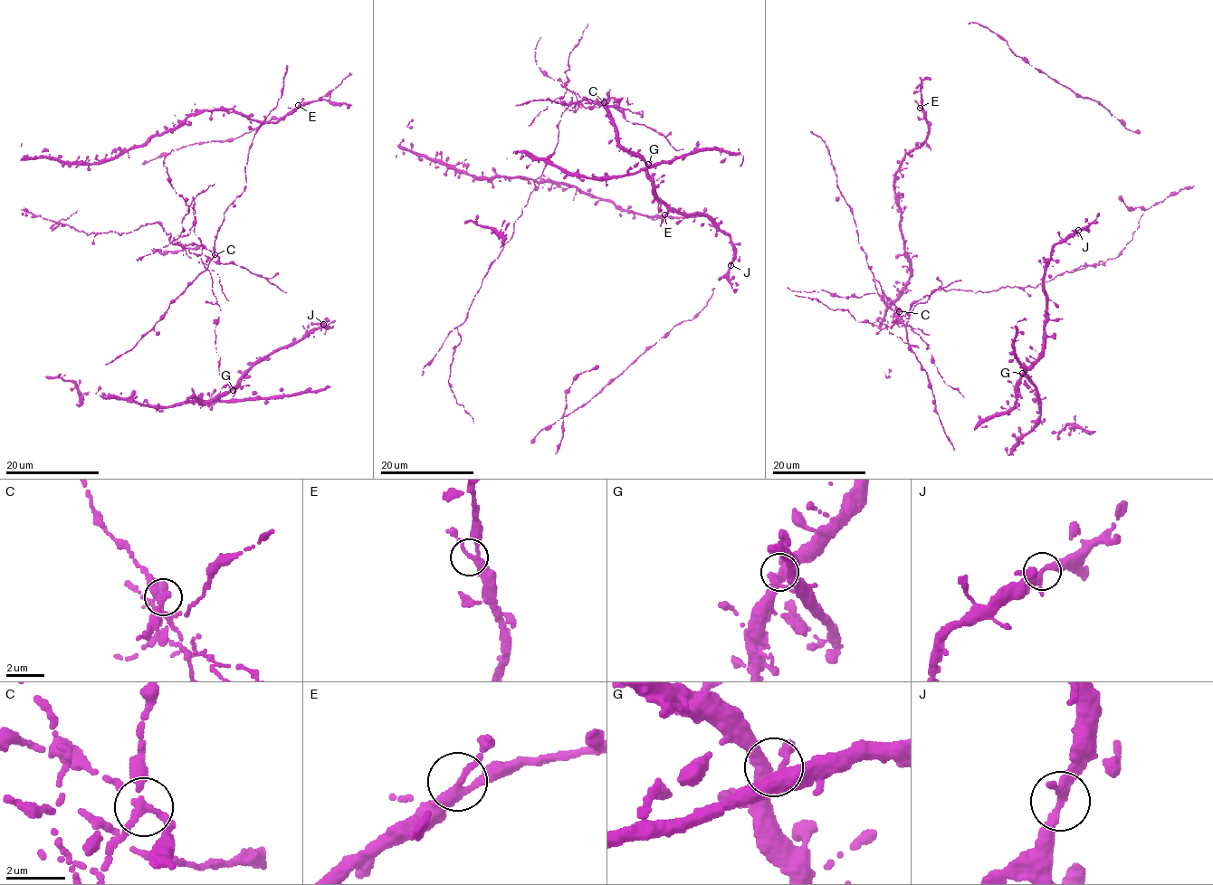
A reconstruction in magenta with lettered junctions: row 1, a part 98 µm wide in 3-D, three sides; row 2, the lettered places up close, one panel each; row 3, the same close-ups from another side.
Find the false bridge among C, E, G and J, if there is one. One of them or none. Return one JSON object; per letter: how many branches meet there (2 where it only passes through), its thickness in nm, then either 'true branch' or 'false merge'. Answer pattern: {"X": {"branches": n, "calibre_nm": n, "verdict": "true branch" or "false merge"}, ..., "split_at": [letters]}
{"C": {"branches": 3, "calibre_nm": 280, "verdict": "false merge"}, "E": {"branches": 3, "calibre_nm": 240, "verdict": "true branch"}, "G": {"branches": 3, "calibre_nm": 320, "verdict": "true branch"}, "J": {"branches": 3, "calibre_nm": 260, "verdict": "true branch"}, "split_at": ["C"]}

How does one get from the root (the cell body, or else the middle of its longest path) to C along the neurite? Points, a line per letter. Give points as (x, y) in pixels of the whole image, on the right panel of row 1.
C: (949, 290), (936, 290), (926, 301), (913, 306), (909, 318), (895, 323), (893, 318), (898, 309), (899, 311)

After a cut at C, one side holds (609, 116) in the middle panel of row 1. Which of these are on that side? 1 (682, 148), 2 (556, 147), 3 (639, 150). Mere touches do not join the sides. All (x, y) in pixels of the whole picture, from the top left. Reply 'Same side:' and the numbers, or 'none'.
Same side: 3

